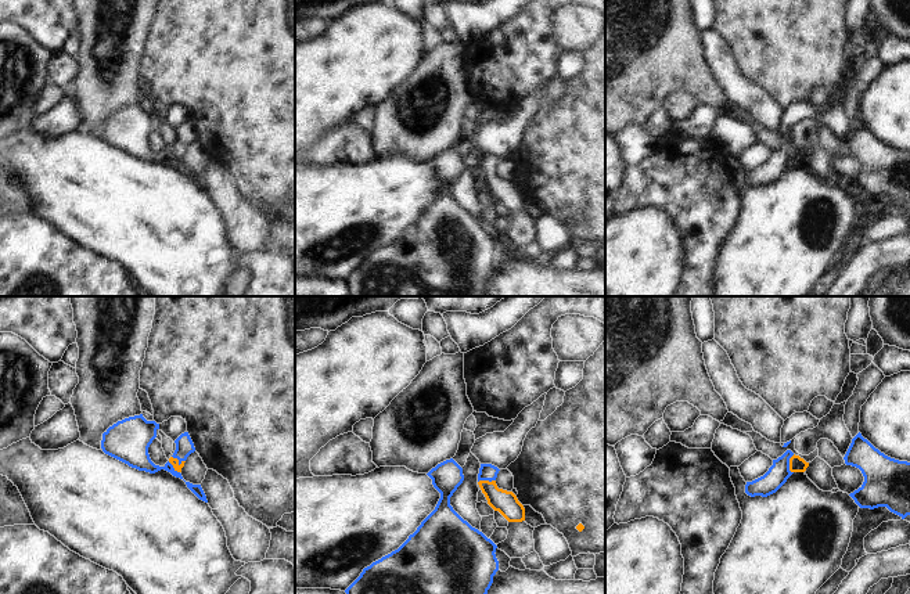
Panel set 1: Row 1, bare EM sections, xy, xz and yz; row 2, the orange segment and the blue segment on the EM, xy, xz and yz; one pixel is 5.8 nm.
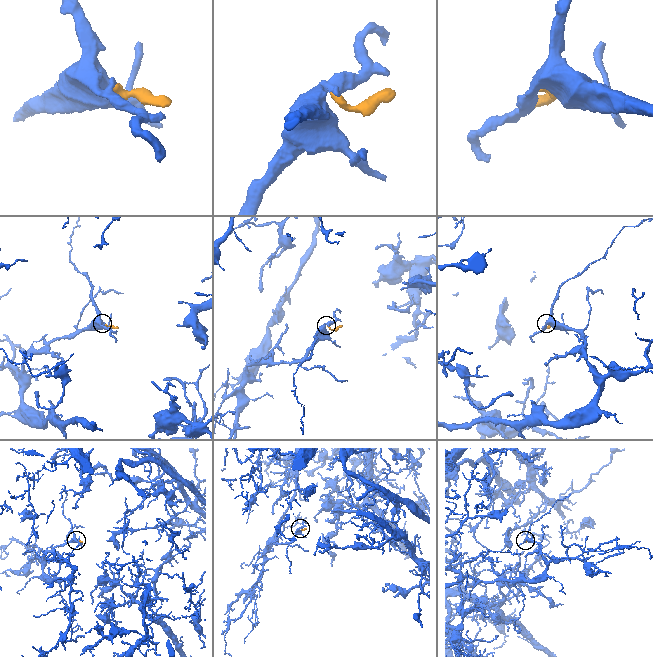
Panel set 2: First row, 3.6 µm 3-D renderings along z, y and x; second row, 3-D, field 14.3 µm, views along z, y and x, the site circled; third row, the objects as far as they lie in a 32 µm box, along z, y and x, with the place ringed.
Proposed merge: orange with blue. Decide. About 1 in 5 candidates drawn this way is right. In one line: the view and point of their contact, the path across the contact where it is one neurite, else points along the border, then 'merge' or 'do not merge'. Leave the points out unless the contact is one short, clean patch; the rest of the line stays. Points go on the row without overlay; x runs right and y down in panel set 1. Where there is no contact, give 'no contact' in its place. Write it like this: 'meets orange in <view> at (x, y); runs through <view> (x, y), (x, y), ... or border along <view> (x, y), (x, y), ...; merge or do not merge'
meets orange in yz at (790, 154); runs through yz (797, 154), (790, 154), (779, 162); merge

